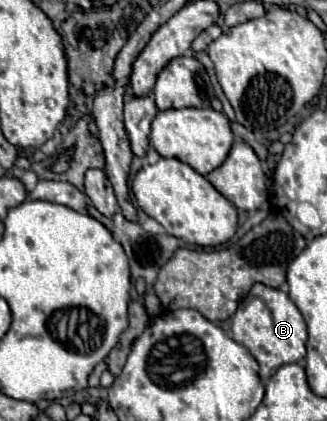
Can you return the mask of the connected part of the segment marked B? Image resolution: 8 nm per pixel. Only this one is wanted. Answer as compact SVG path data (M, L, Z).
M254 284L246 298L238 304L238 310L232 318L232 338L258 360L258 374L262 382L266 382L266 378L272 376L280 366L298 362L306 356L308 332L300 310L288 298L288 294L264 284Z

